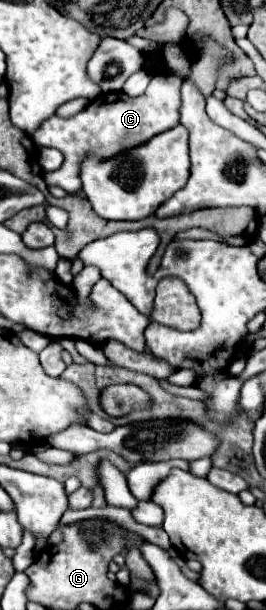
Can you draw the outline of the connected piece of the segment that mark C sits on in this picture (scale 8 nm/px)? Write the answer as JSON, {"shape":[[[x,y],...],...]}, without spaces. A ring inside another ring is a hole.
{"shape":[[[156,73],[148,85],[148,91],[140,97],[128,97],[126,93],[102,93],[92,103],[86,105],[74,117],[50,117],[38,127],[38,133],[32,133],[32,139],[38,147],[56,147],[64,153],[64,163],[60,169],[46,173],[44,181],[48,185],[58,185],[68,193],[80,191],[80,163],[88,151],[94,151],[98,157],[110,159],[120,151],[142,145],[142,141],[152,139],[154,135],[168,131],[178,125],[180,119],[180,85],[182,79],[168,73]]]}

